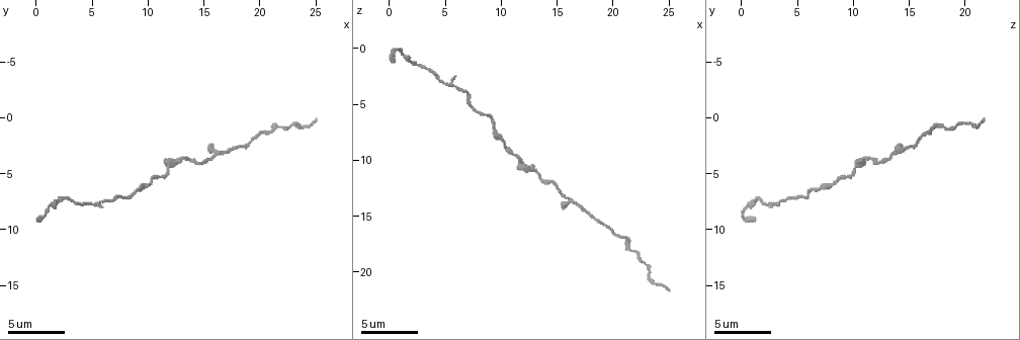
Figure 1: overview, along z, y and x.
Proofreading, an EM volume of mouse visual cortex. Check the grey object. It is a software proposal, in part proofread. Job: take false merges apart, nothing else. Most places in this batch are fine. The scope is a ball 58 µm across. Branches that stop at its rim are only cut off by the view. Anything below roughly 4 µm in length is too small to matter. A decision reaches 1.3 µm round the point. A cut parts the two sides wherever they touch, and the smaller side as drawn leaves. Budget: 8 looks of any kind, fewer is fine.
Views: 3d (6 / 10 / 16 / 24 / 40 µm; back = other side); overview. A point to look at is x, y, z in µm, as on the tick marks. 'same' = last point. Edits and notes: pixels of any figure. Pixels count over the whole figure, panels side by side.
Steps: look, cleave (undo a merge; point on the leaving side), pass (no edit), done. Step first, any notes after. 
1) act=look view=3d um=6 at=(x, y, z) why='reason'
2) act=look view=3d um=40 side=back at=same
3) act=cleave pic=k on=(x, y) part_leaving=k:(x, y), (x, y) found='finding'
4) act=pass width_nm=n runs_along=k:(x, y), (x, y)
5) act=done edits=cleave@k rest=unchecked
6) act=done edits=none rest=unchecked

act=look view=3d um=16 at=(20.2, 1.4, 16.2) why='sudden change in width'

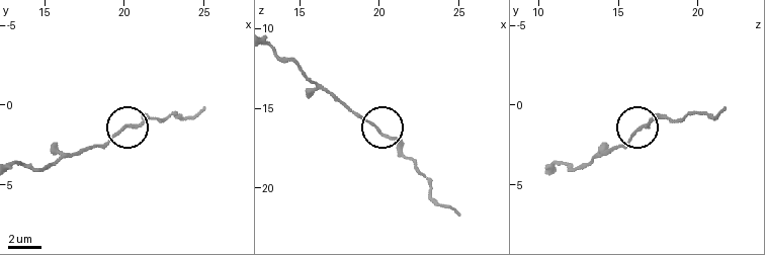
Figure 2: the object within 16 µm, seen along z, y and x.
act=look view=3d um=6 at=(20.0, 1.3, 16.6) why='closer look'

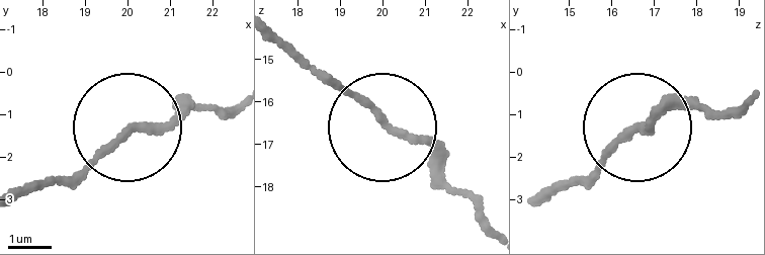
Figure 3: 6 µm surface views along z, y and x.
act=pass runs_along=3:(533, 197), (588, 182), (661, 113), (733, 110) found='continuous, no second cell'

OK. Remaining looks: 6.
act=look view=3d um=16 at=(11.8, 4.4, 10.4)

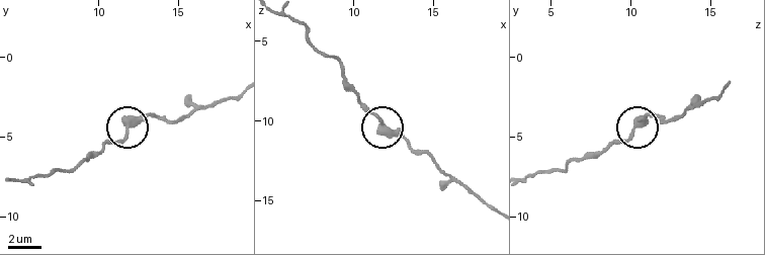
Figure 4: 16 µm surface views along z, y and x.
act=look view=3d um=6 at=(11.8, 4.4, 10.1) why='closer look'

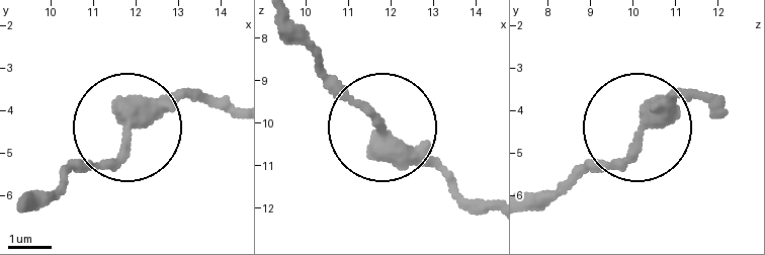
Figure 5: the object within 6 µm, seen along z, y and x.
act=pass runs_along=5:(651, 131), (640, 131), (715, 98) found='continuous, no second cell'

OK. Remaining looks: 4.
act=look view=3d um=10 at=(9.2, 6.2, 6.6) why='thick turns thin'

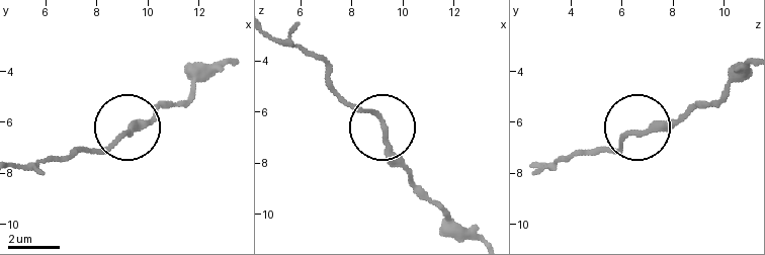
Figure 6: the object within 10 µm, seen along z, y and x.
act=pass found='continuous, no second cell'

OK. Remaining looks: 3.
act=look view=3d um=6 at=(2.6, 7.2, 1.6) why='thick turns thin'

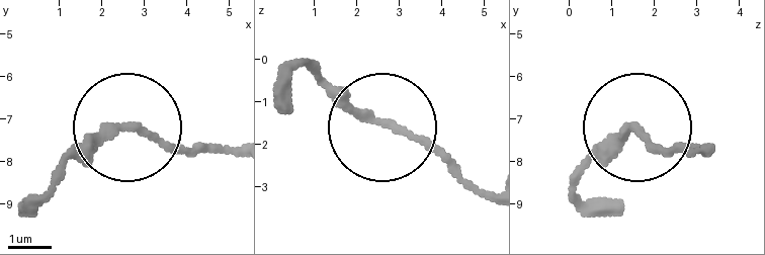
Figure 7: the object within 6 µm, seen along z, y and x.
act=look view=3d um=6 side=back at=(2.75, 7.25, 1.50)

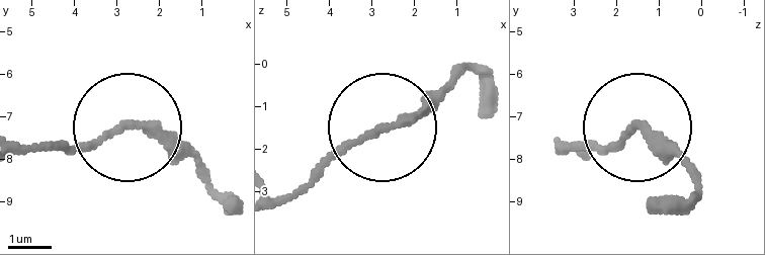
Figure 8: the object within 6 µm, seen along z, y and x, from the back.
act=pass found='continuous, no second cell'

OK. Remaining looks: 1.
act=done edits=none rest=unchecked

